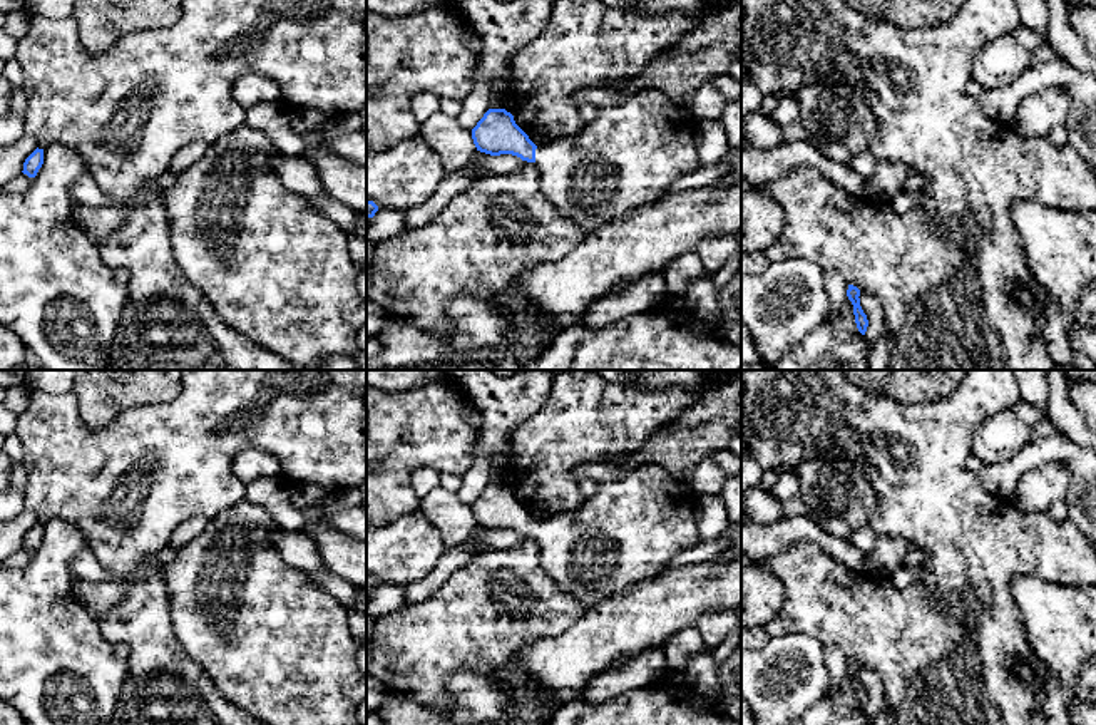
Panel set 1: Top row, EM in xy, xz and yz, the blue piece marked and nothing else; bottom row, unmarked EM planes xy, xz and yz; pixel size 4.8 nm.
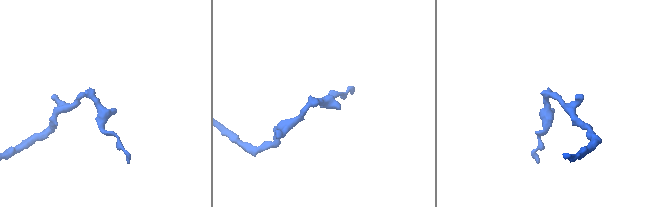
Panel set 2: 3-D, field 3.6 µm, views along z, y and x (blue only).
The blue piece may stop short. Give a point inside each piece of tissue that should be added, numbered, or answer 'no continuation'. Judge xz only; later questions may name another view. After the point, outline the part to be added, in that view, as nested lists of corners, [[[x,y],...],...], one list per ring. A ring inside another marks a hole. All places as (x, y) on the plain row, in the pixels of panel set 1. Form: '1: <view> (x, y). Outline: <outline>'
1: xz (629, 529). Outline: [[[643,464],[617,481],[601,481],[597,492],[579,509],[539,521],[535,539],[544,571],[589,609],[641,579],[661,574],[676,554],[701,542],[696,496],[664,467]]]

